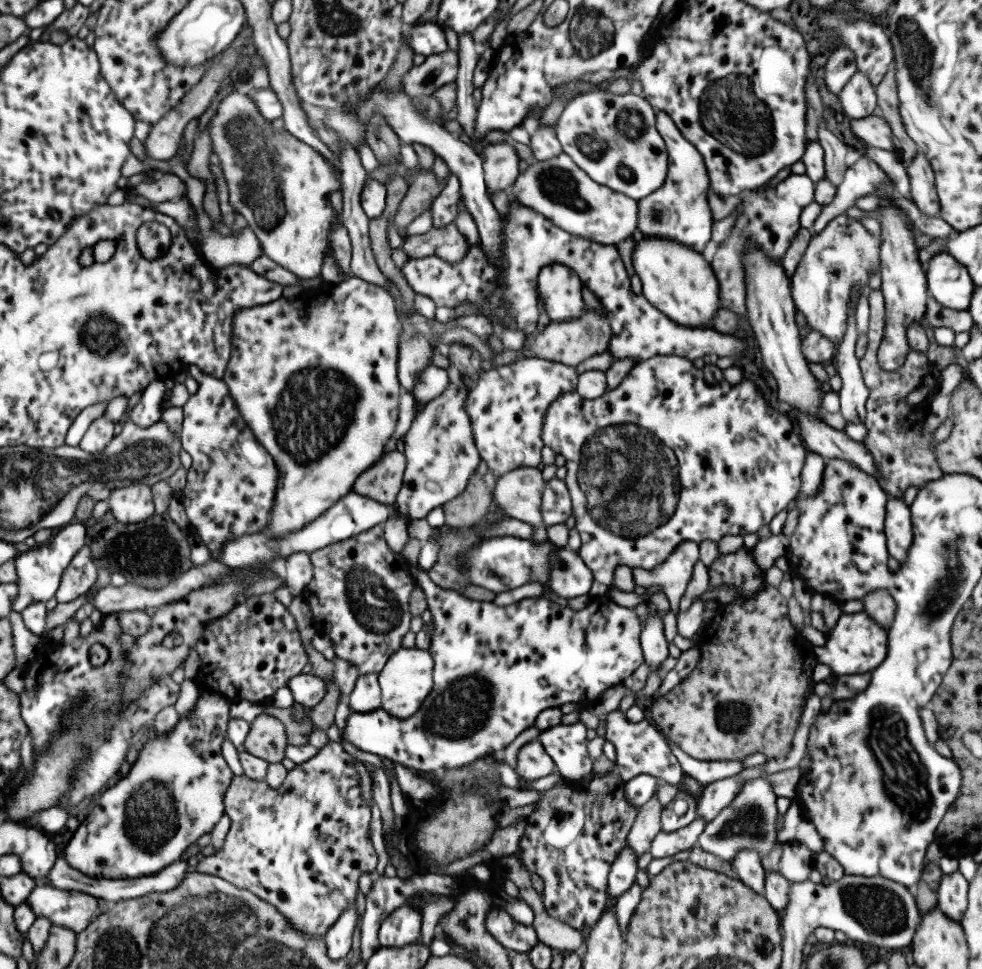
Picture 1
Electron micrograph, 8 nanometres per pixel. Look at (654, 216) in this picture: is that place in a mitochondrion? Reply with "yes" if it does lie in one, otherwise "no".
yes

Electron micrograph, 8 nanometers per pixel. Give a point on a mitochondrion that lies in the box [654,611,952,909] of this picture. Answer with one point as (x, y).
(905, 781)

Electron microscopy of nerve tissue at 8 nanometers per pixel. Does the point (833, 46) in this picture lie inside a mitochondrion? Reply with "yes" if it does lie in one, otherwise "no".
no

